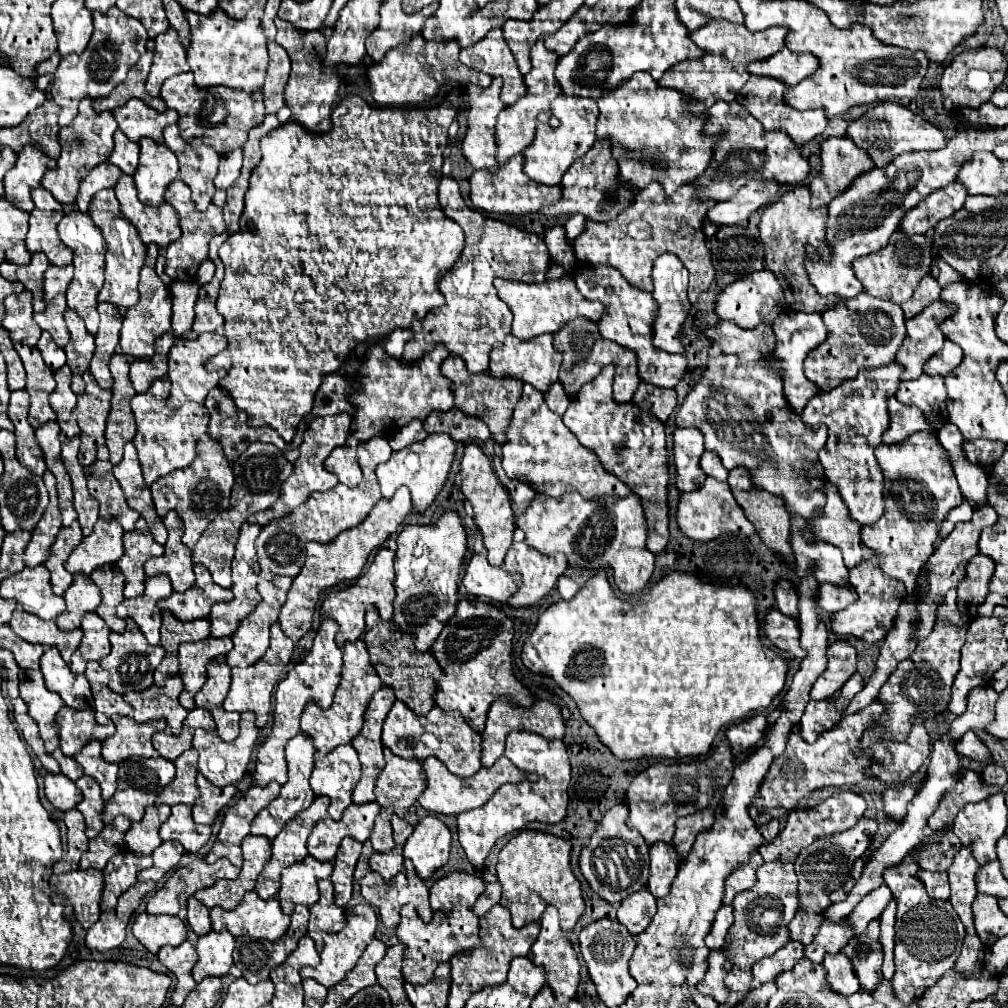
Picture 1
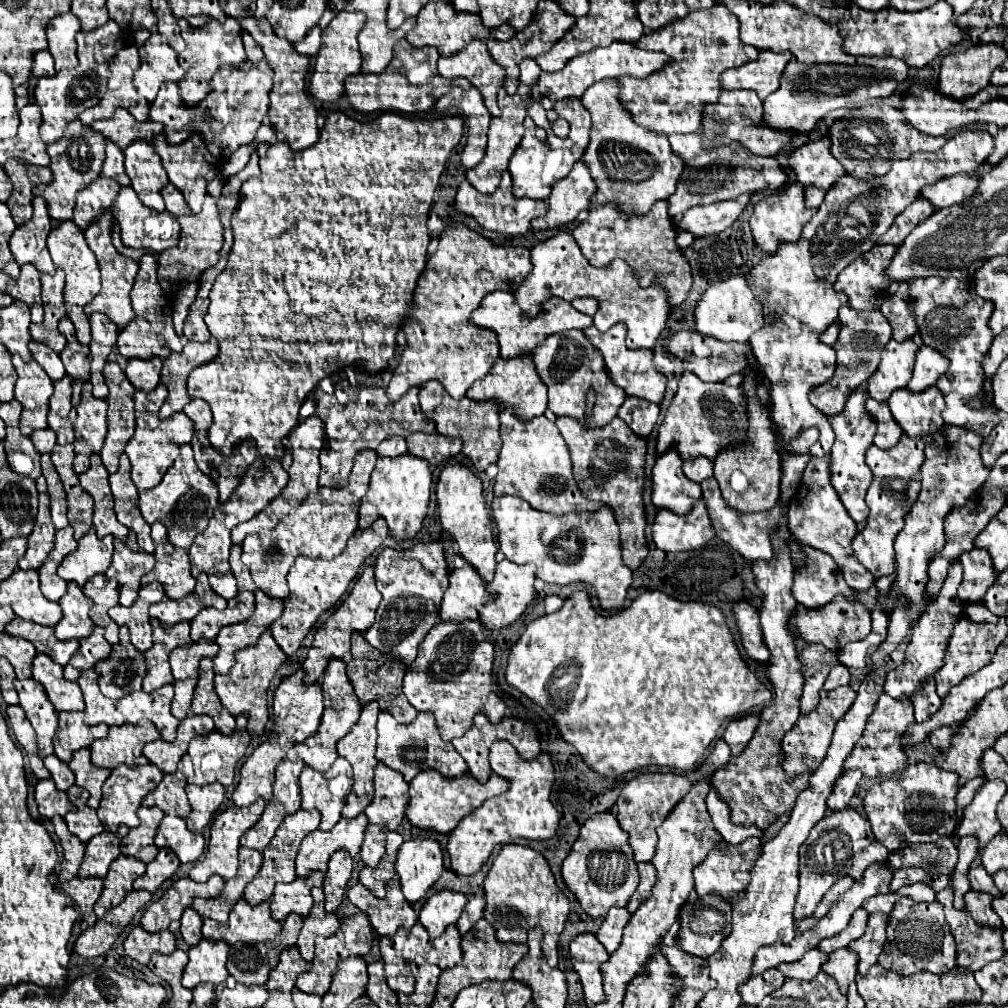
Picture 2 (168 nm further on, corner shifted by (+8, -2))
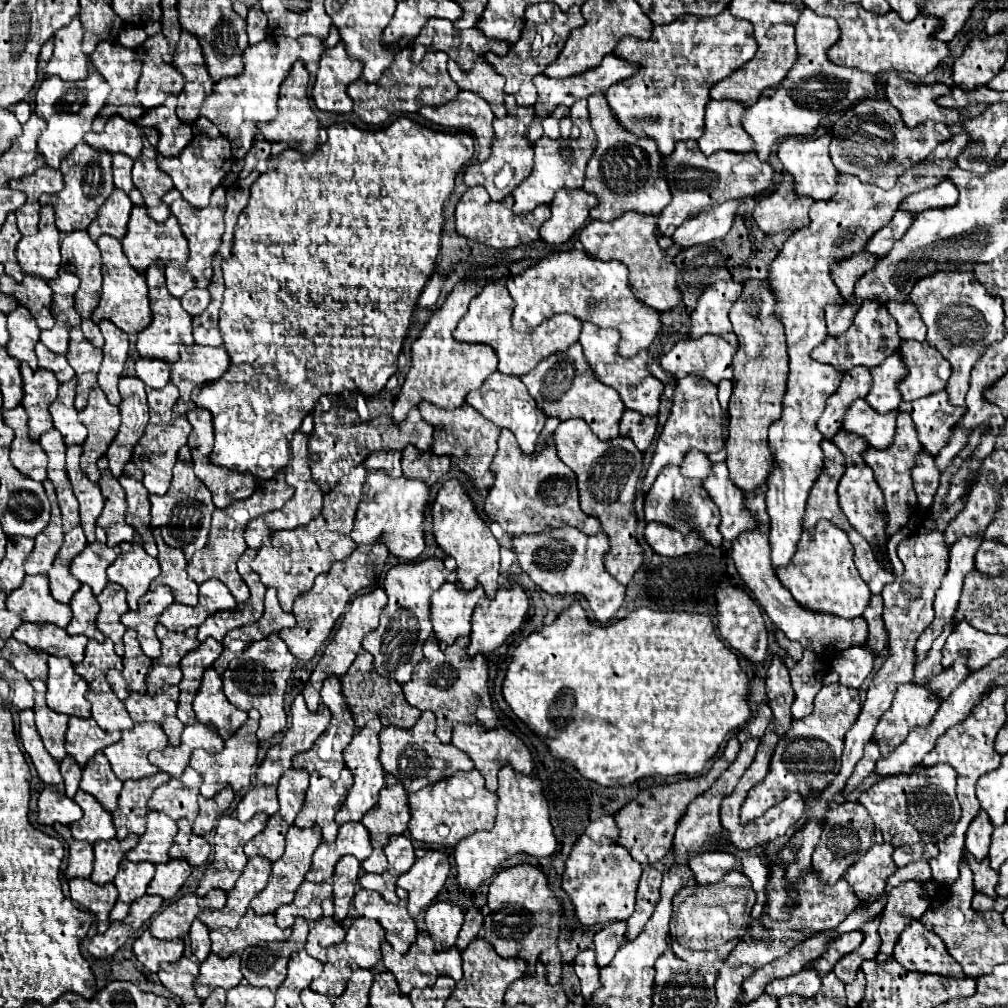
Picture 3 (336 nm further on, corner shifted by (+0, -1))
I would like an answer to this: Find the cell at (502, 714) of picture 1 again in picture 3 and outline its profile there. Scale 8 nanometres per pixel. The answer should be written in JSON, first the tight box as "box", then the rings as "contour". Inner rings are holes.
{"box":[453,723,535,791],"contour":[[[471,723],[471,725],[455,725],[453,727],[453,741],[455,747],[459,747],[461,751],[465,751],[473,761],[475,761],[475,769],[485,777],[485,785],[489,791],[497,791],[497,771],[501,767],[501,763],[509,761],[513,765],[513,769],[521,771],[521,773],[531,773],[535,769],[535,761],[533,761],[533,753],[531,749],[507,727],[499,725],[495,729],[487,729],[481,723]]]}

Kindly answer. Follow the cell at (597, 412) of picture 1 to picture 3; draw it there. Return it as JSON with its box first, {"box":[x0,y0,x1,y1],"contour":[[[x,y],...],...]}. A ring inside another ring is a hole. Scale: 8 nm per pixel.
{"box":[555,419,643,585],"contour":[[[565,419],[555,431],[559,459],[571,467],[577,475],[581,509],[599,517],[603,531],[609,535],[611,551],[605,557],[607,571],[623,585],[631,581],[635,571],[643,563],[643,547],[637,541],[637,515],[635,515],[635,491],[637,479],[643,467],[643,453],[627,437],[615,437],[601,441],[583,423],[583,419]]]}

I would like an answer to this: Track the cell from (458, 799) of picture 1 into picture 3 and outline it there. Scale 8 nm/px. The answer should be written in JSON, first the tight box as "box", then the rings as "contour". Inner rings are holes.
{"box":[409,769,497,847],"contour":[[[477,769],[461,771],[451,779],[441,779],[433,787],[423,787],[417,793],[409,795],[411,821],[409,833],[413,839],[423,843],[437,843],[443,847],[455,847],[463,837],[493,827],[493,819],[497,815],[497,793],[485,789],[485,781]]]}

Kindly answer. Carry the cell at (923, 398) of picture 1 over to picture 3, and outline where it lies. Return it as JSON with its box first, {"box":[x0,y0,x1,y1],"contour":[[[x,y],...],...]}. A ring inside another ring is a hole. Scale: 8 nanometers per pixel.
{"box":[899,391,965,455],"contour":[[[945,391],[927,395],[911,403],[903,401],[899,405],[899,411],[911,415],[921,445],[933,455],[937,455],[945,447],[953,425],[965,413],[965,409],[949,405]]]}

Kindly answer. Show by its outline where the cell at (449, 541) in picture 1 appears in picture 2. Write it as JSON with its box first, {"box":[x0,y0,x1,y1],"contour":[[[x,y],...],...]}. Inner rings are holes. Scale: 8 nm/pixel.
{"box":[365,542,447,666],"contour":[[[441,542],[415,544],[405,552],[385,548],[375,562],[375,578],[383,600],[379,602],[375,622],[365,632],[365,640],[381,654],[393,656],[409,666],[417,656],[419,644],[437,624],[439,600],[447,590],[447,562]]]}

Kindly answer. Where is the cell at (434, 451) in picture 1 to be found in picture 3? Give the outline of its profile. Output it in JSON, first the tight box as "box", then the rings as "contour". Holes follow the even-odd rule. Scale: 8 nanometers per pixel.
{"box":[351,469,431,561],"contour":[[[383,469],[369,471],[367,483],[363,487],[365,495],[359,503],[351,537],[355,539],[357,545],[361,545],[361,543],[373,543],[379,539],[381,533],[385,533],[385,543],[389,547],[389,553],[405,561],[415,561],[425,549],[423,525],[429,503],[429,491],[431,487],[427,487],[427,483],[423,483],[421,479],[407,479],[403,475],[393,477]]]}

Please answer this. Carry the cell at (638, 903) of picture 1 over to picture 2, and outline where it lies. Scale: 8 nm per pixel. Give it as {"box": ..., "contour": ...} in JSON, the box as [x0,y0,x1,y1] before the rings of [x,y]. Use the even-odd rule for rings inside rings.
{"box":[595,908,631,954],"contour":[[[611,908],[611,912],[605,916],[601,928],[597,930],[595,936],[609,954],[619,948],[621,934],[623,934],[623,928],[627,926],[629,918],[631,918],[631,914],[627,912],[627,908]]]}

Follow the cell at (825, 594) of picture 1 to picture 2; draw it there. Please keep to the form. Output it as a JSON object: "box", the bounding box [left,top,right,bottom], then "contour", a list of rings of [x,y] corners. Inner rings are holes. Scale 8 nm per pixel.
{"box":[791,546,857,608],"contour":[[[801,546],[807,560],[801,566],[795,566],[795,582],[791,594],[797,602],[807,608],[821,608],[831,602],[835,596],[845,596],[855,600],[857,592],[847,586],[841,566],[821,550],[811,546]]]}

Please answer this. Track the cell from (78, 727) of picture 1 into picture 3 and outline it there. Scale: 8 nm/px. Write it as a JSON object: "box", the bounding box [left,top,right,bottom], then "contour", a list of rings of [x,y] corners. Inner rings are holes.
{"box":[65,717,121,767],"contour":[[[69,717],[69,729],[65,735],[65,751],[79,763],[79,767],[85,767],[85,763],[101,749],[105,749],[109,743],[115,743],[121,737],[121,733],[103,733],[93,719],[75,719]]]}

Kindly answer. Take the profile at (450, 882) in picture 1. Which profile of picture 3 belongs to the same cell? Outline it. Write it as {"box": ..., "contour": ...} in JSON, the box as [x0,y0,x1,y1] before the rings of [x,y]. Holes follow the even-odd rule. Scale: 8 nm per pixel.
{"box":[425,901,465,951],"contour":[[[437,901],[429,905],[425,913],[425,925],[437,951],[443,951],[455,945],[455,939],[463,925],[463,915],[465,911],[451,901]]]}

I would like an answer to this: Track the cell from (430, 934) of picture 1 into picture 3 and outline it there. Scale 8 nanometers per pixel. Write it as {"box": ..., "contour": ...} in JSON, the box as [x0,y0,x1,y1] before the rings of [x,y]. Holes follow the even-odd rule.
{"box":[381,935,463,995],"contour":[[[419,935],[419,941],[407,953],[395,953],[395,949],[387,941],[383,943],[383,949],[381,949],[383,951],[383,963],[397,977],[397,983],[399,983],[399,989],[403,995],[409,995],[409,991],[415,987],[419,987],[419,989],[431,987],[439,975],[449,975],[455,981],[461,979],[463,959],[461,959],[459,949],[451,947],[447,951],[435,951],[433,945],[429,945],[429,943],[431,941],[427,941],[427,937]]]}

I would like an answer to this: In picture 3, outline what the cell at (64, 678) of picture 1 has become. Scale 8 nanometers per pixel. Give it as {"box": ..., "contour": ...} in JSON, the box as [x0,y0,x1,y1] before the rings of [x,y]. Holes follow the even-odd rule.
{"box":[47,657,91,717],"contour":[[[49,657],[47,705],[59,713],[75,717],[91,717],[87,699],[89,685],[73,671],[73,663],[61,657]]]}

